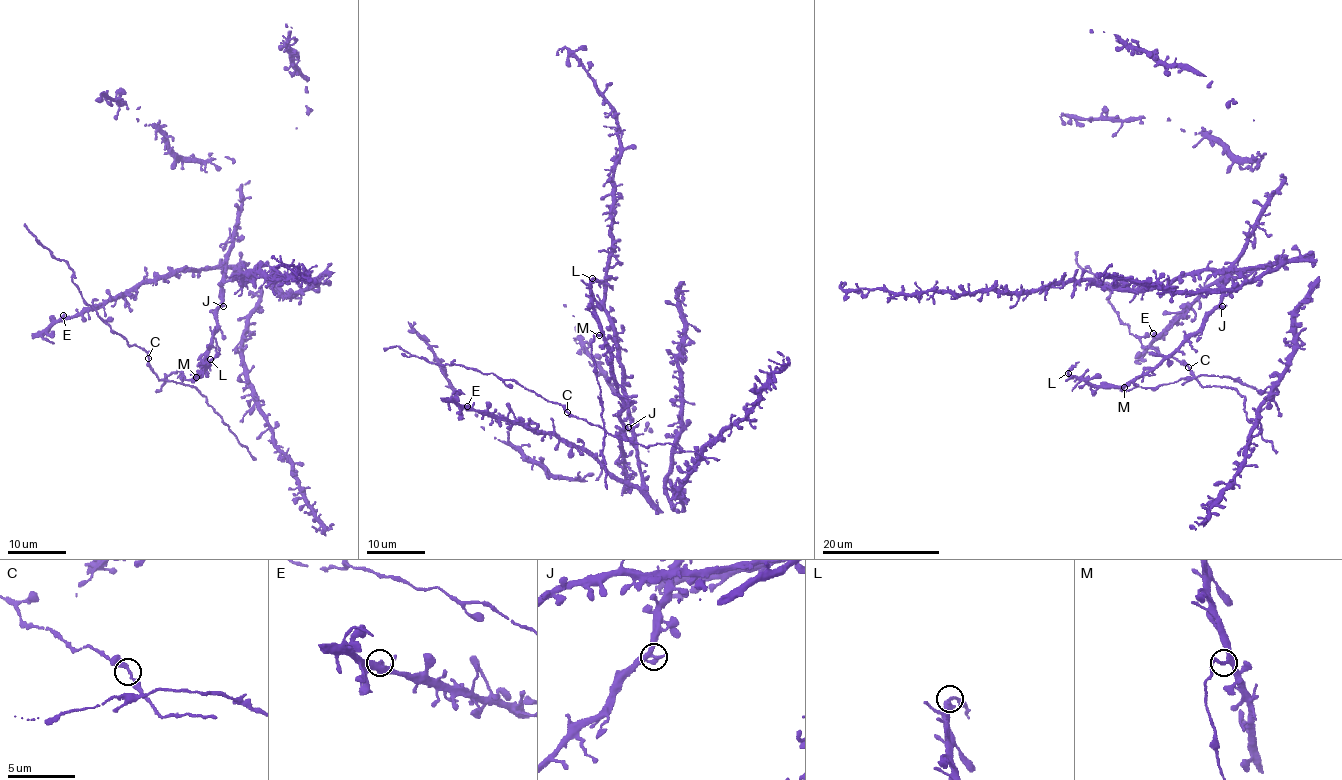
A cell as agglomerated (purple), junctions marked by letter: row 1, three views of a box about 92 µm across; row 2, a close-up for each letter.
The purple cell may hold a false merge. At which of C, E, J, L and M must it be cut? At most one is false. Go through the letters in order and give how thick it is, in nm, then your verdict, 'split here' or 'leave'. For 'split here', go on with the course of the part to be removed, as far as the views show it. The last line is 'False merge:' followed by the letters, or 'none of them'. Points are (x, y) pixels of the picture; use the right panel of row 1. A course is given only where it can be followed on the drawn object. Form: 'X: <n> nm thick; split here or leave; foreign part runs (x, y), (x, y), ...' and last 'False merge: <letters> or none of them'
C: 220 nm thick; leave
E: 320 nm thick; leave
J: 280 nm thick; leave
L: 320 nm thick; leave
M: 240 nm thick; split here; foreign part runs (1123, 387), (1123, 391), (1135, 387), (1159, 387), (1182, 378), (1223, 376), (1240, 379), (1259, 392), (1273, 393)
False merge: M

